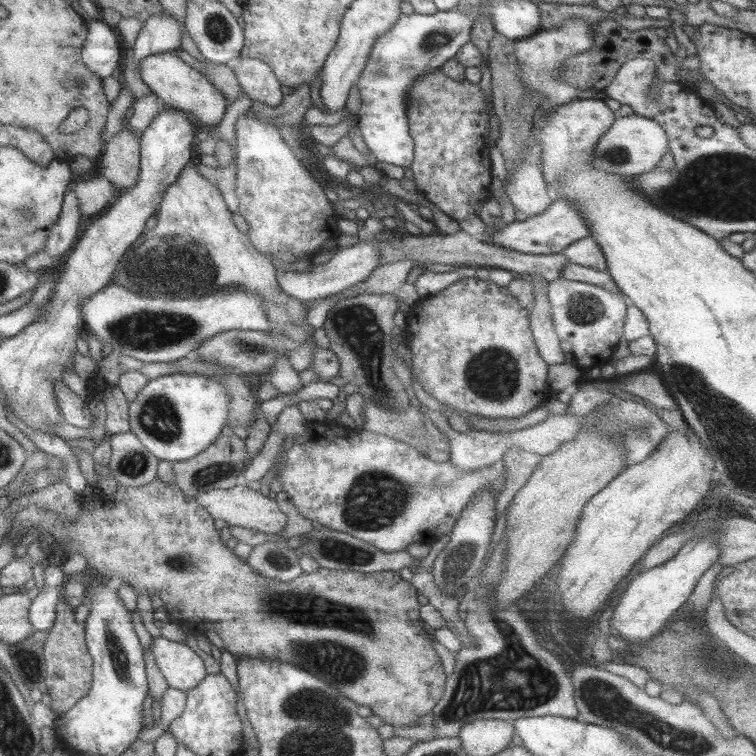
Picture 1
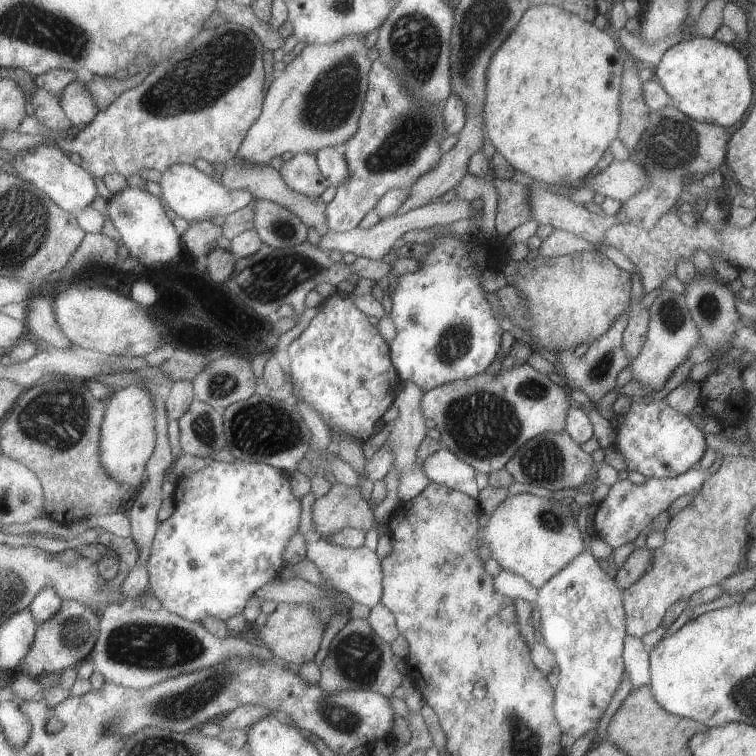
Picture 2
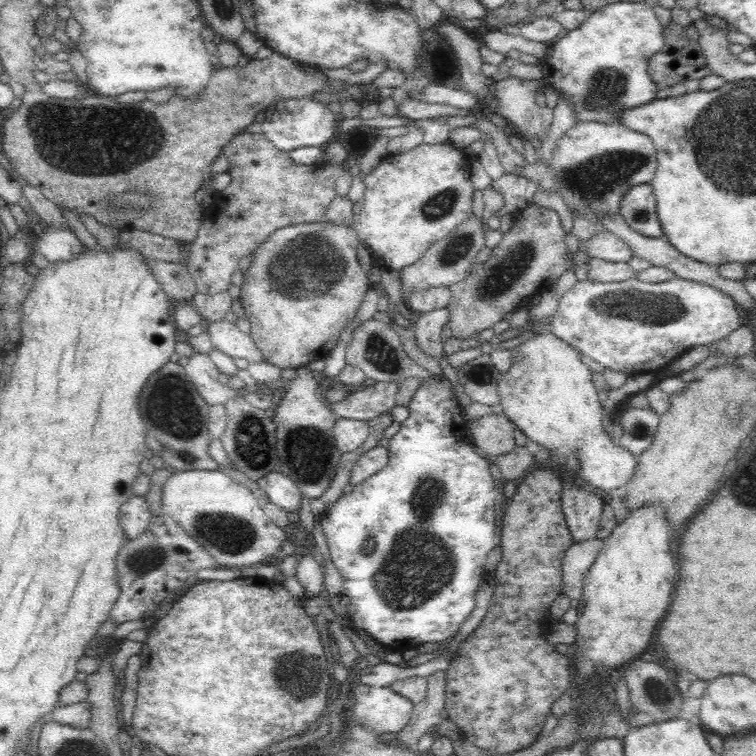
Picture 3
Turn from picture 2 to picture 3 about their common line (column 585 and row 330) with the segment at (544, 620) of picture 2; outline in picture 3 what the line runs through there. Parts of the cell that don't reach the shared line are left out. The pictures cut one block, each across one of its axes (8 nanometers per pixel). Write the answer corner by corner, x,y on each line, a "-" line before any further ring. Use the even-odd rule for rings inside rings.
635,277
624,282
576,282
559,300
555,315
549,320
551,333
581,350
603,367
632,374
655,371
679,354
695,346
718,340
744,323
739,309
726,294
698,282
672,277
666,282
640,282

